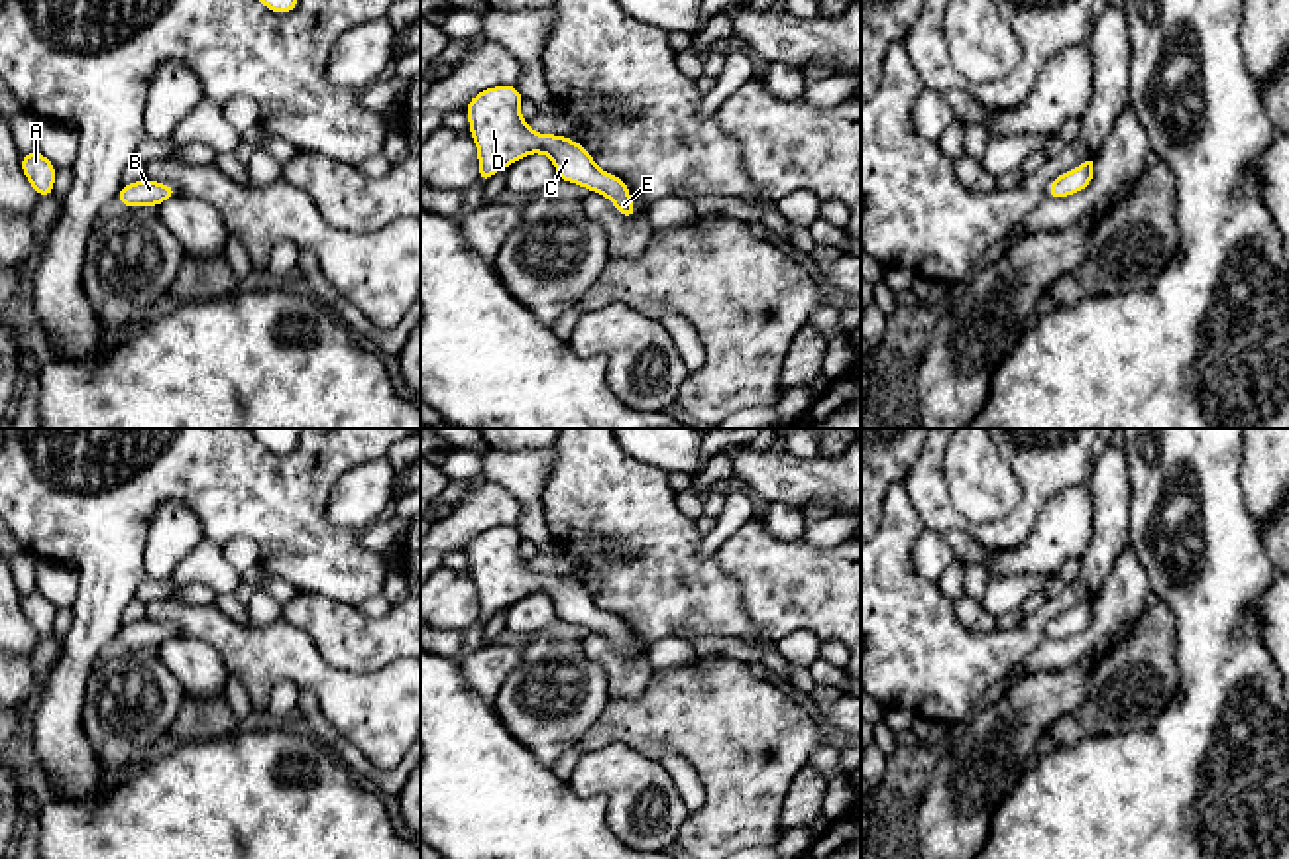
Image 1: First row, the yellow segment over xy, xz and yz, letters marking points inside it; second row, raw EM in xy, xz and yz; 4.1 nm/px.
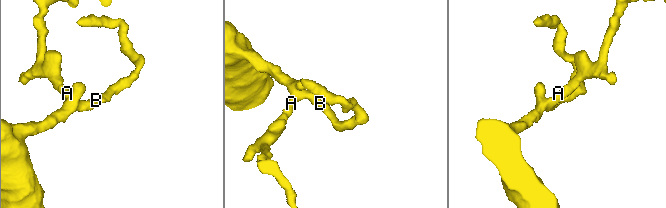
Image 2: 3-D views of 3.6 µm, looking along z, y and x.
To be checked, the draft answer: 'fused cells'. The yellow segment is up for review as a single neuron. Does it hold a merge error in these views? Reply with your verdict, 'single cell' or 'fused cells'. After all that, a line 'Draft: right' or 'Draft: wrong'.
single cell
Draft: wrong

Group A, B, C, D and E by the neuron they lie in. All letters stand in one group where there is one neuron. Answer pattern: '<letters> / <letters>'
A B C D E

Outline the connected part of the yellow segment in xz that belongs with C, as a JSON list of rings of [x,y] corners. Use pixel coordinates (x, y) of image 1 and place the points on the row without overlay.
[[[503,525],[481,531],[464,546],[468,572],[477,586],[477,621],[487,623],[499,609],[531,594],[544,594],[558,619],[601,633],[623,659],[633,660],[637,649],[631,645],[629,625],[619,615],[601,611],[593,596],[570,576],[532,572],[519,554],[523,539],[515,525]]]

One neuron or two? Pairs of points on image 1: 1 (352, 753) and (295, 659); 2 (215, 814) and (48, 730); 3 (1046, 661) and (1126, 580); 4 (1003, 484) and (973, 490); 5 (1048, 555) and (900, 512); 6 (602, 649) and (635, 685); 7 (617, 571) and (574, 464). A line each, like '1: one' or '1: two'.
1: two
2: two
3: one
4: one
5: two
6: one
7: one

